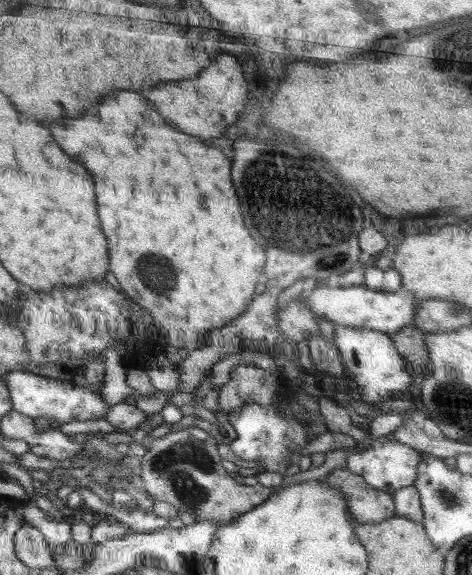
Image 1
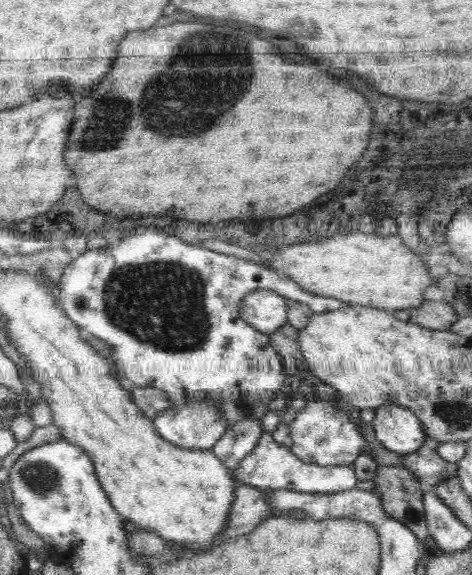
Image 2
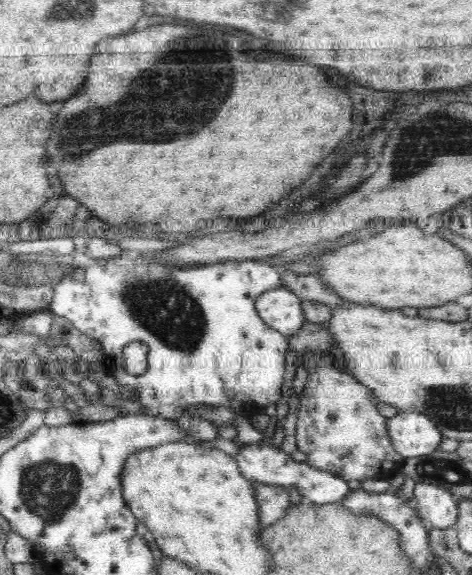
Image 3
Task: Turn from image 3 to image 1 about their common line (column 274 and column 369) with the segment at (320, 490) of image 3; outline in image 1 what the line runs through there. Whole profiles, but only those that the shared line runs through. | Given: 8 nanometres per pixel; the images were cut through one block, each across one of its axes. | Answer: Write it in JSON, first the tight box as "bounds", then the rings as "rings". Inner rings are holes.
{"bounds":[346,435,421,494],"rings":[[[384,435],[372,441],[364,451],[359,453],[355,450],[350,454],[346,461],[346,468],[361,476],[371,487],[392,494],[406,486],[415,486],[417,466],[420,461],[421,454],[417,450],[390,438],[389,435]]]}

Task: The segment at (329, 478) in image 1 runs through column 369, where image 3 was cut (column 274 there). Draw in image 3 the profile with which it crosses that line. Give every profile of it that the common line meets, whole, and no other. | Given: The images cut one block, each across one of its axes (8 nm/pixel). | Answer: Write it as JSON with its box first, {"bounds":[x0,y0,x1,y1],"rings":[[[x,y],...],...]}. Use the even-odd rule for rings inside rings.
{"bounds":[254,482,291,529],"rings":[[[255,482],[254,493],[260,510],[259,529],[268,529],[272,524],[281,520],[291,507],[290,496],[280,485]]]}

